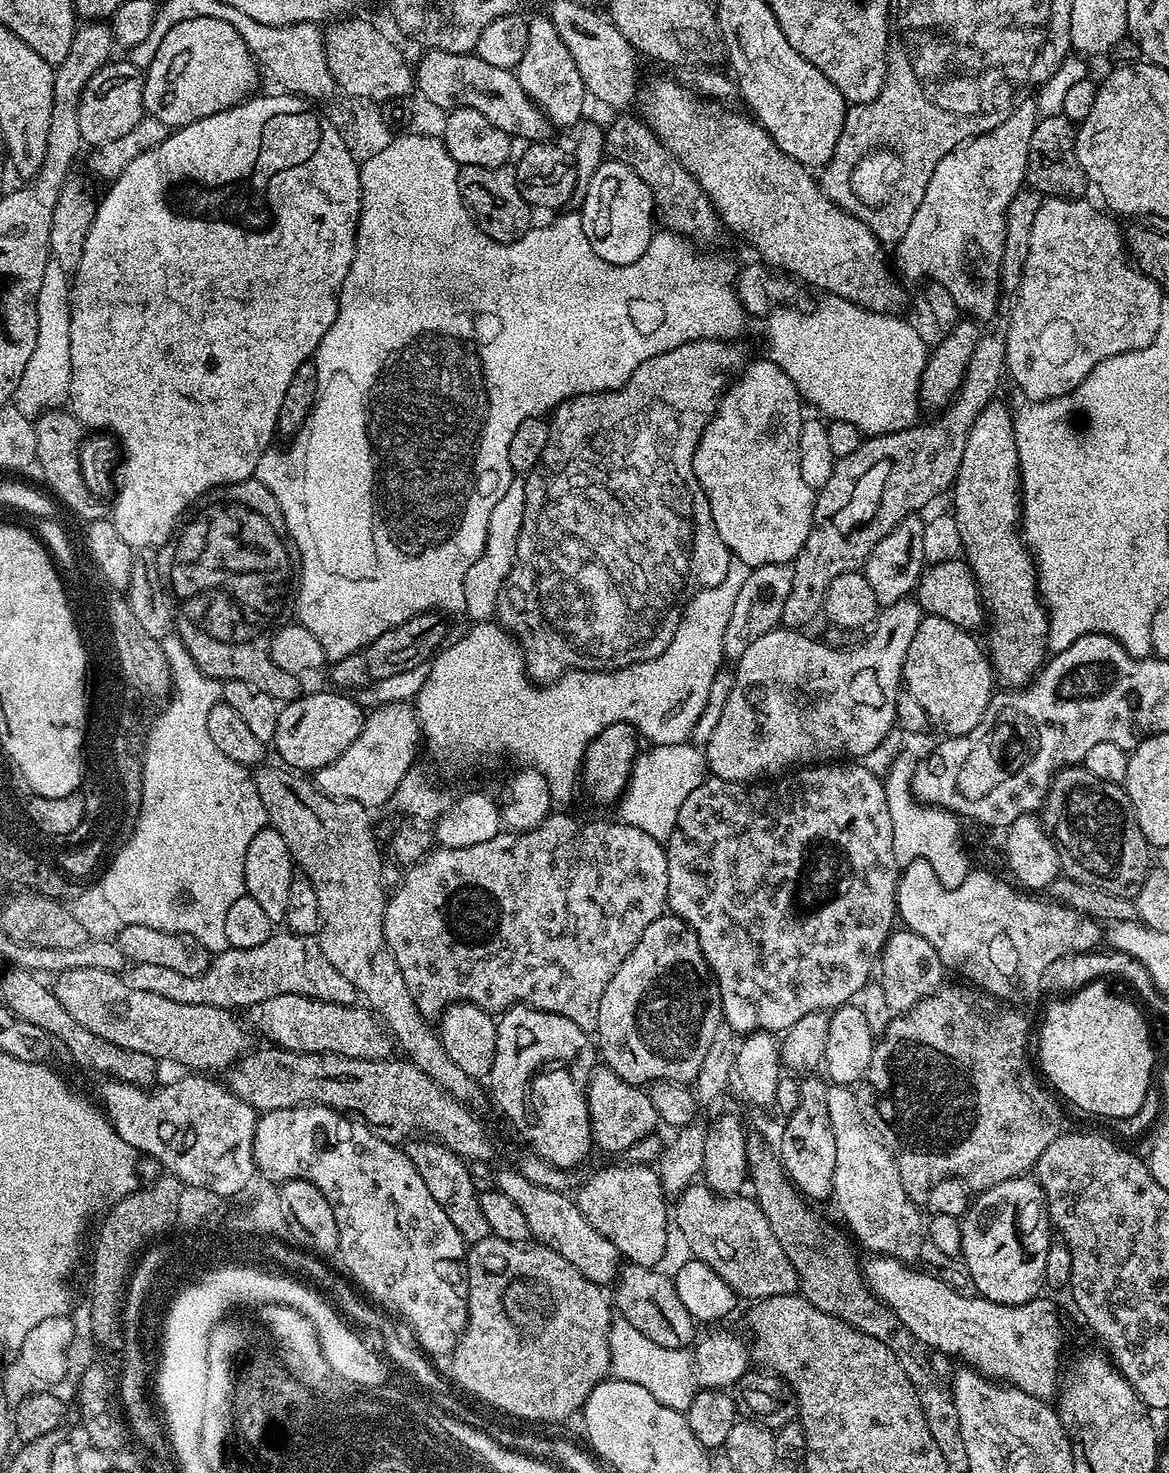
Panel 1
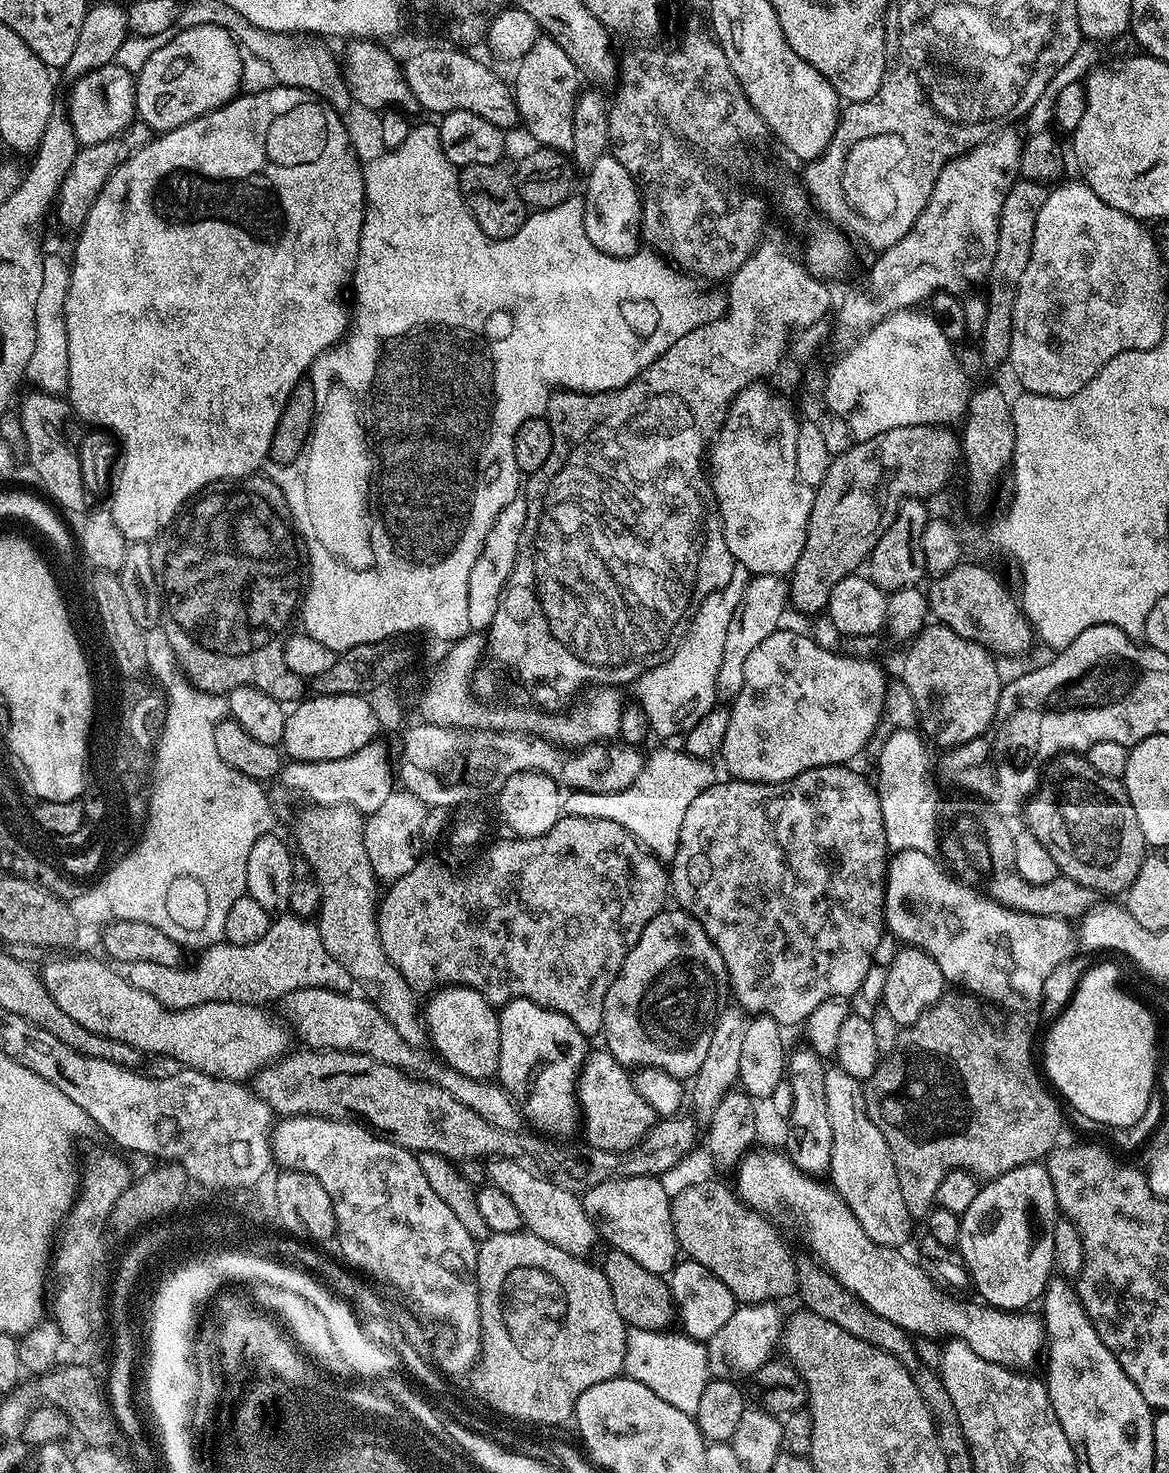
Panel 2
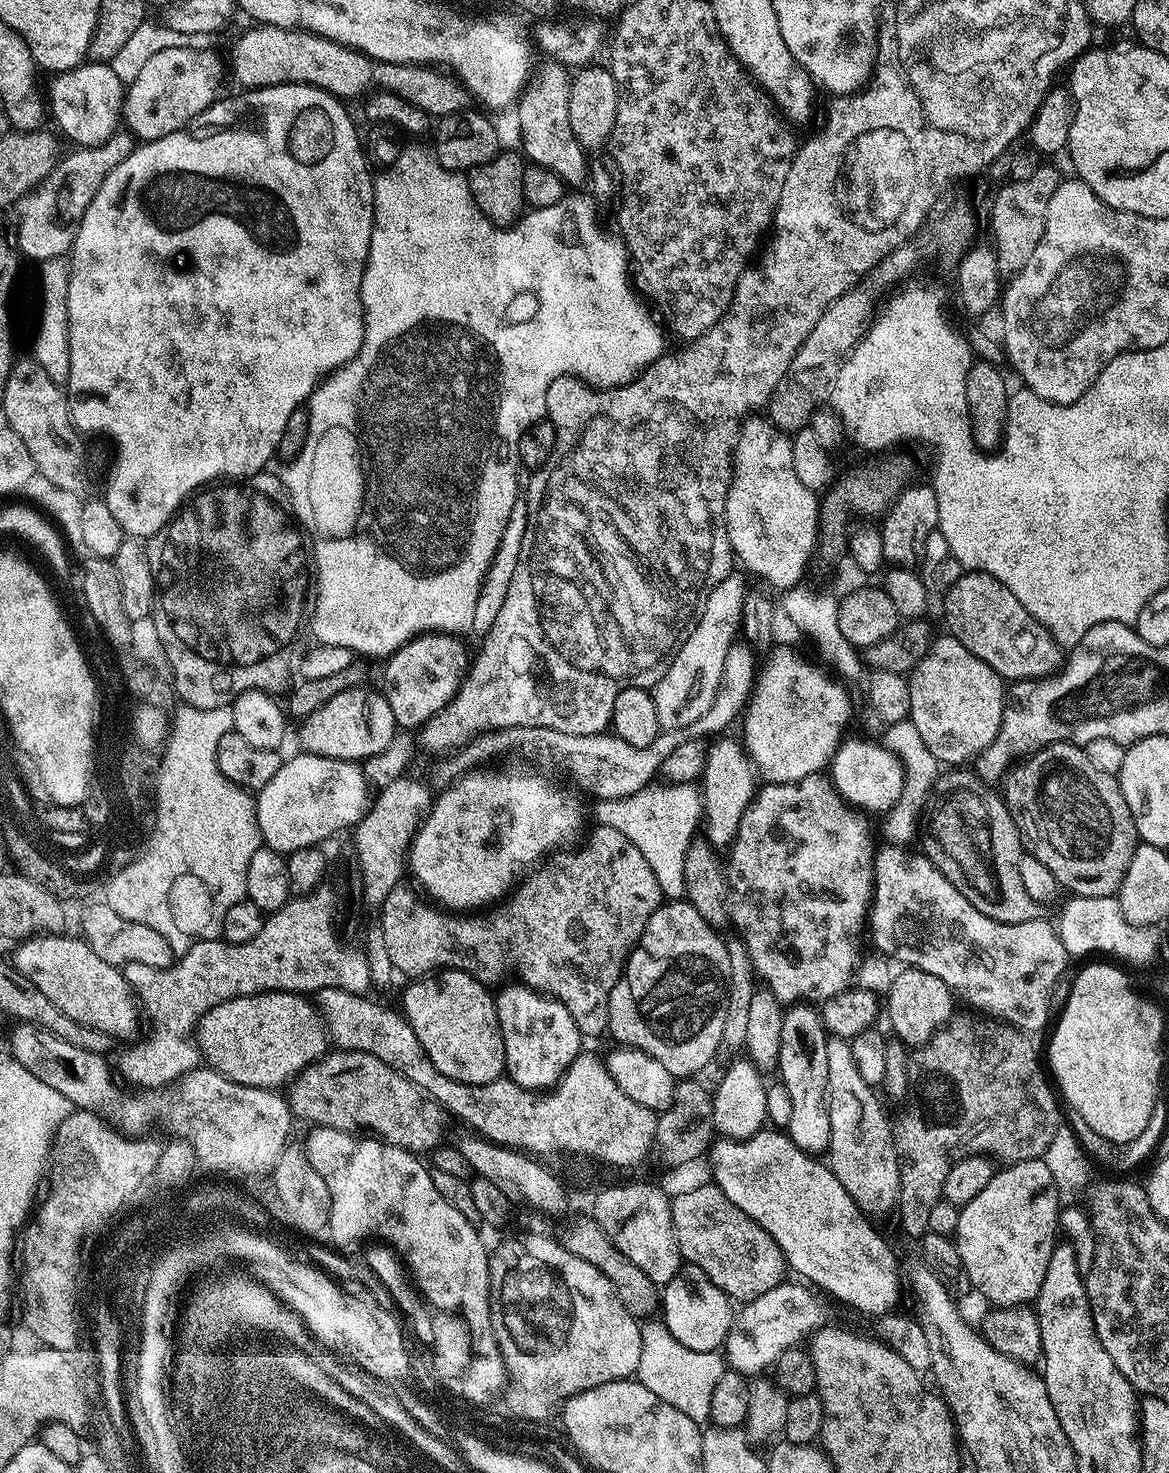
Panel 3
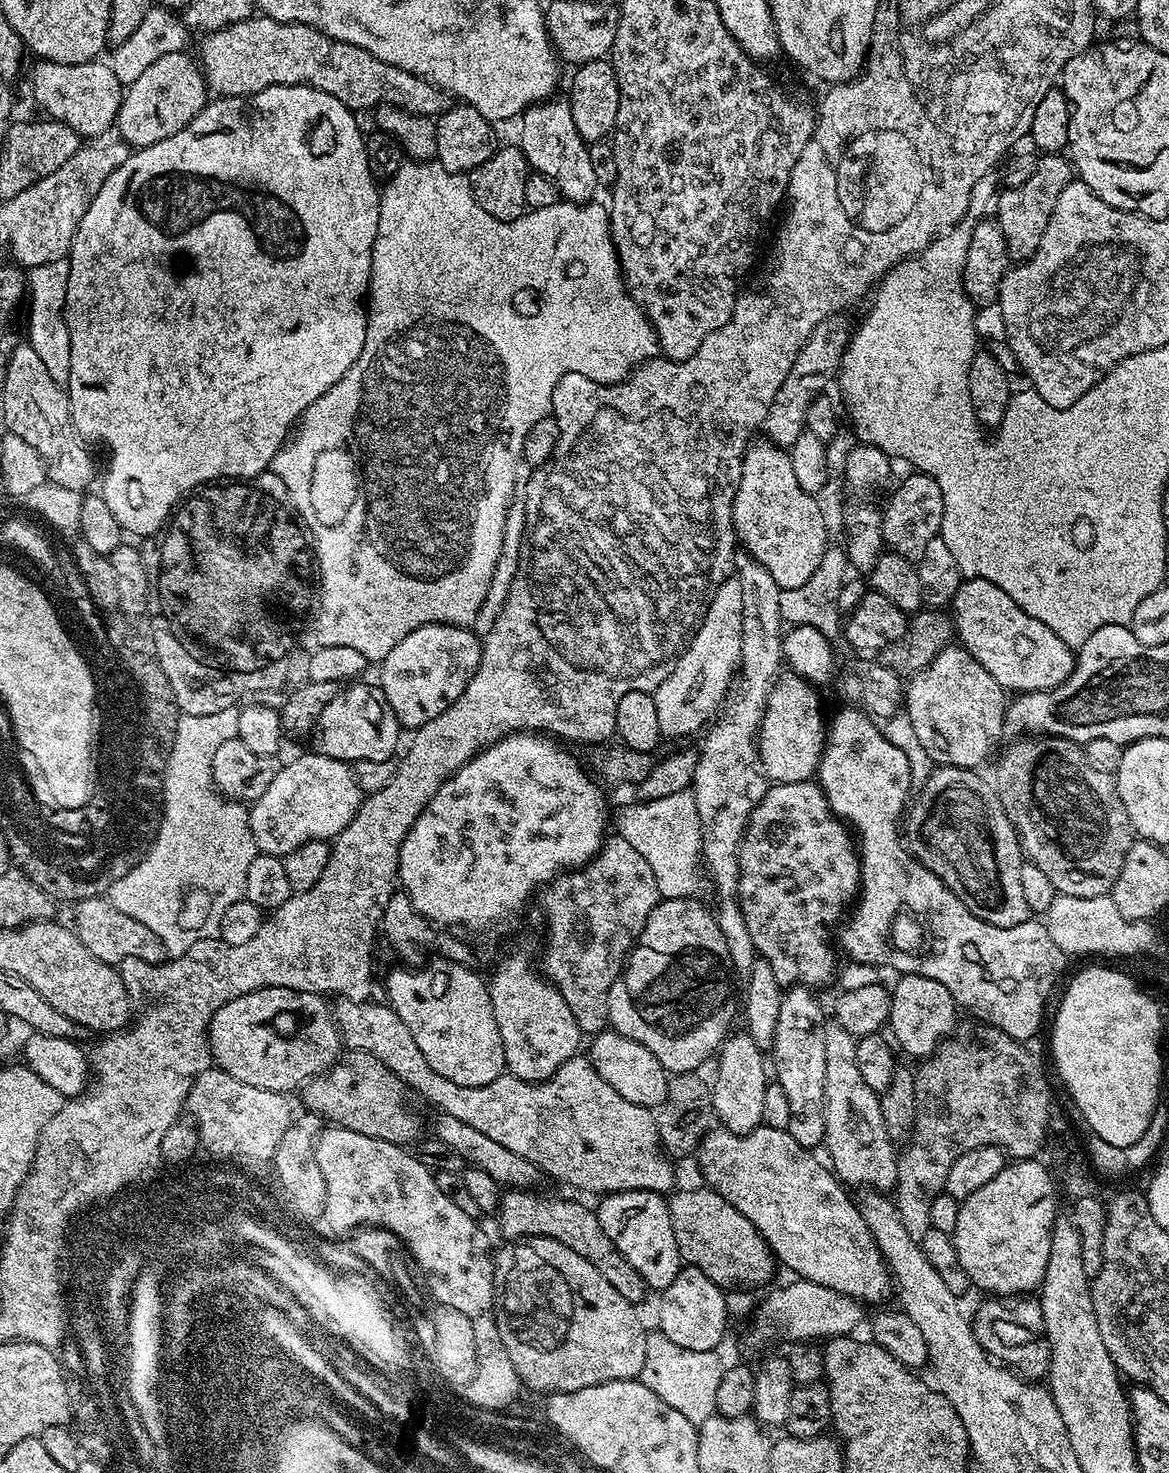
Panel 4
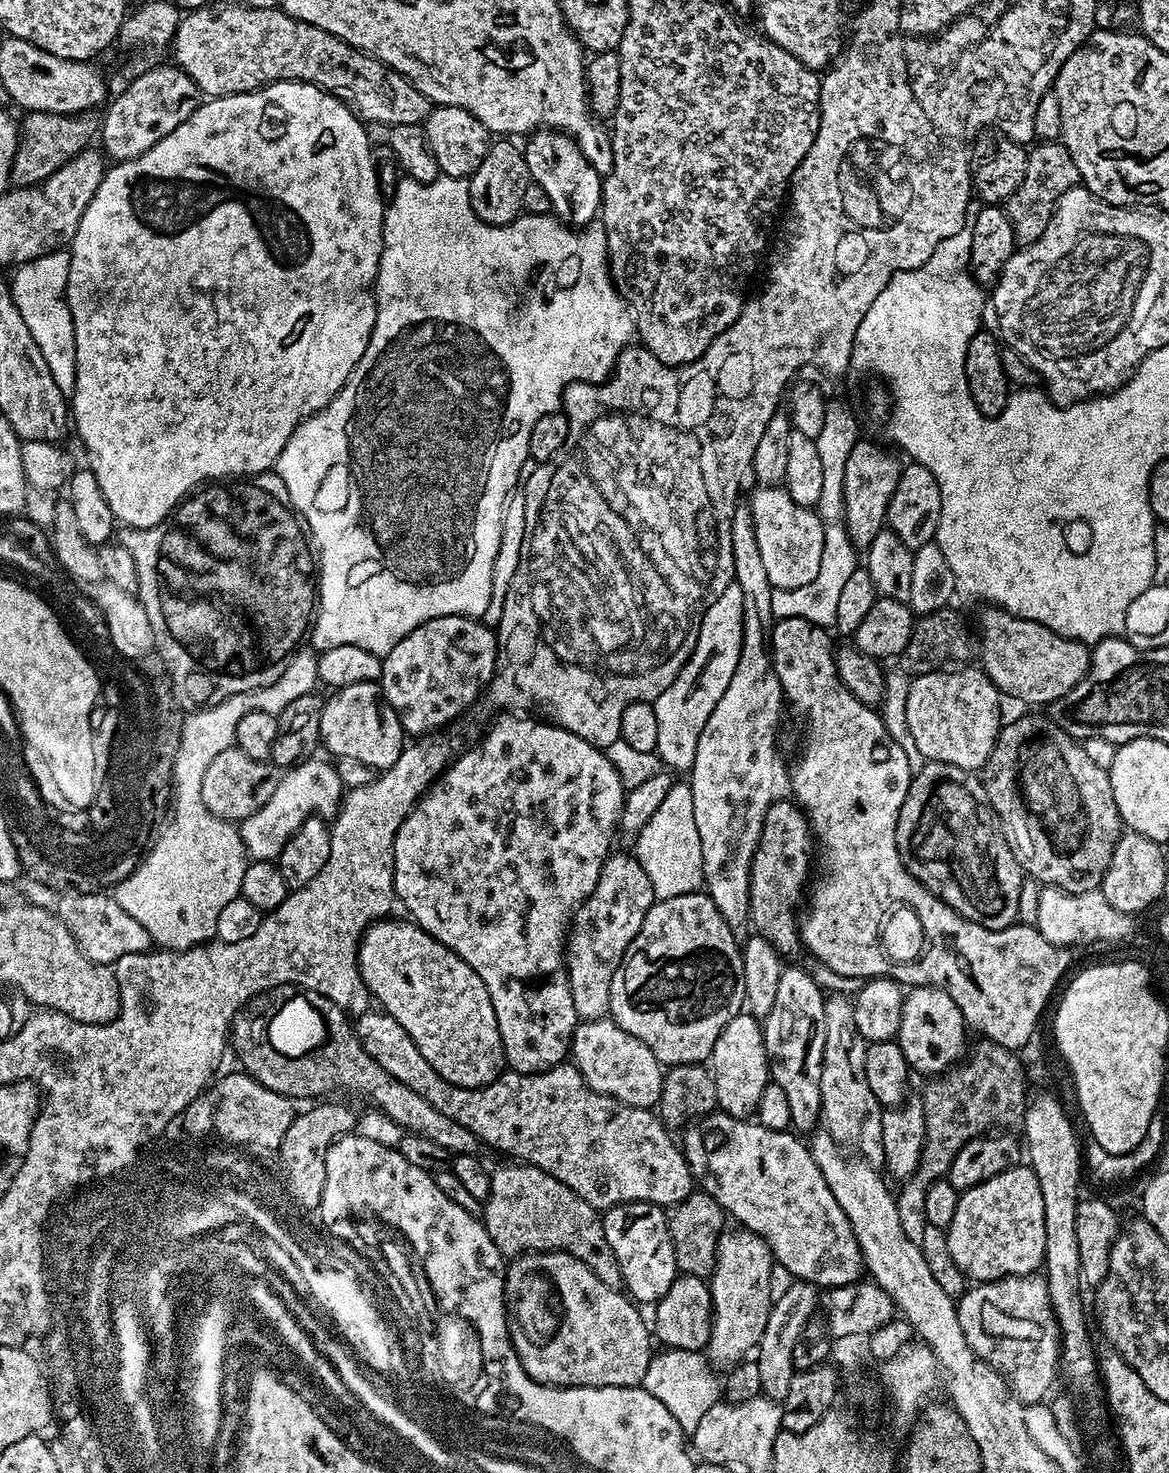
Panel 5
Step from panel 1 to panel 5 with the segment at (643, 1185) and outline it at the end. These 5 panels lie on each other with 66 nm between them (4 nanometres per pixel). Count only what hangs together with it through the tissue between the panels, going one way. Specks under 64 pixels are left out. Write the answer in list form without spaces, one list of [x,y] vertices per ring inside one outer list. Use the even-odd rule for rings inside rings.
[[[626,1202],[607,1209],[602,1216],[606,1242],[618,1258],[627,1295],[637,1305],[655,1305],[670,1290],[678,1275],[674,1258],[674,1242],[670,1242],[668,1212],[659,1204]]]

